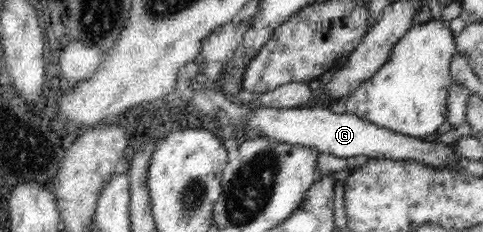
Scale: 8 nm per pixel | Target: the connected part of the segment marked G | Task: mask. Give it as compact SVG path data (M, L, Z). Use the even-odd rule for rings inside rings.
M260 107L251 110L244 121L245 126L258 130L263 137L282 143L316 149L318 153L330 154L340 158L367 156L369 159L384 158L394 161L416 161L436 169L453 169L452 166L464 156L456 155L452 144L426 142L393 131L382 129L371 122L364 121L354 114L334 114L328 108L276 109Z

